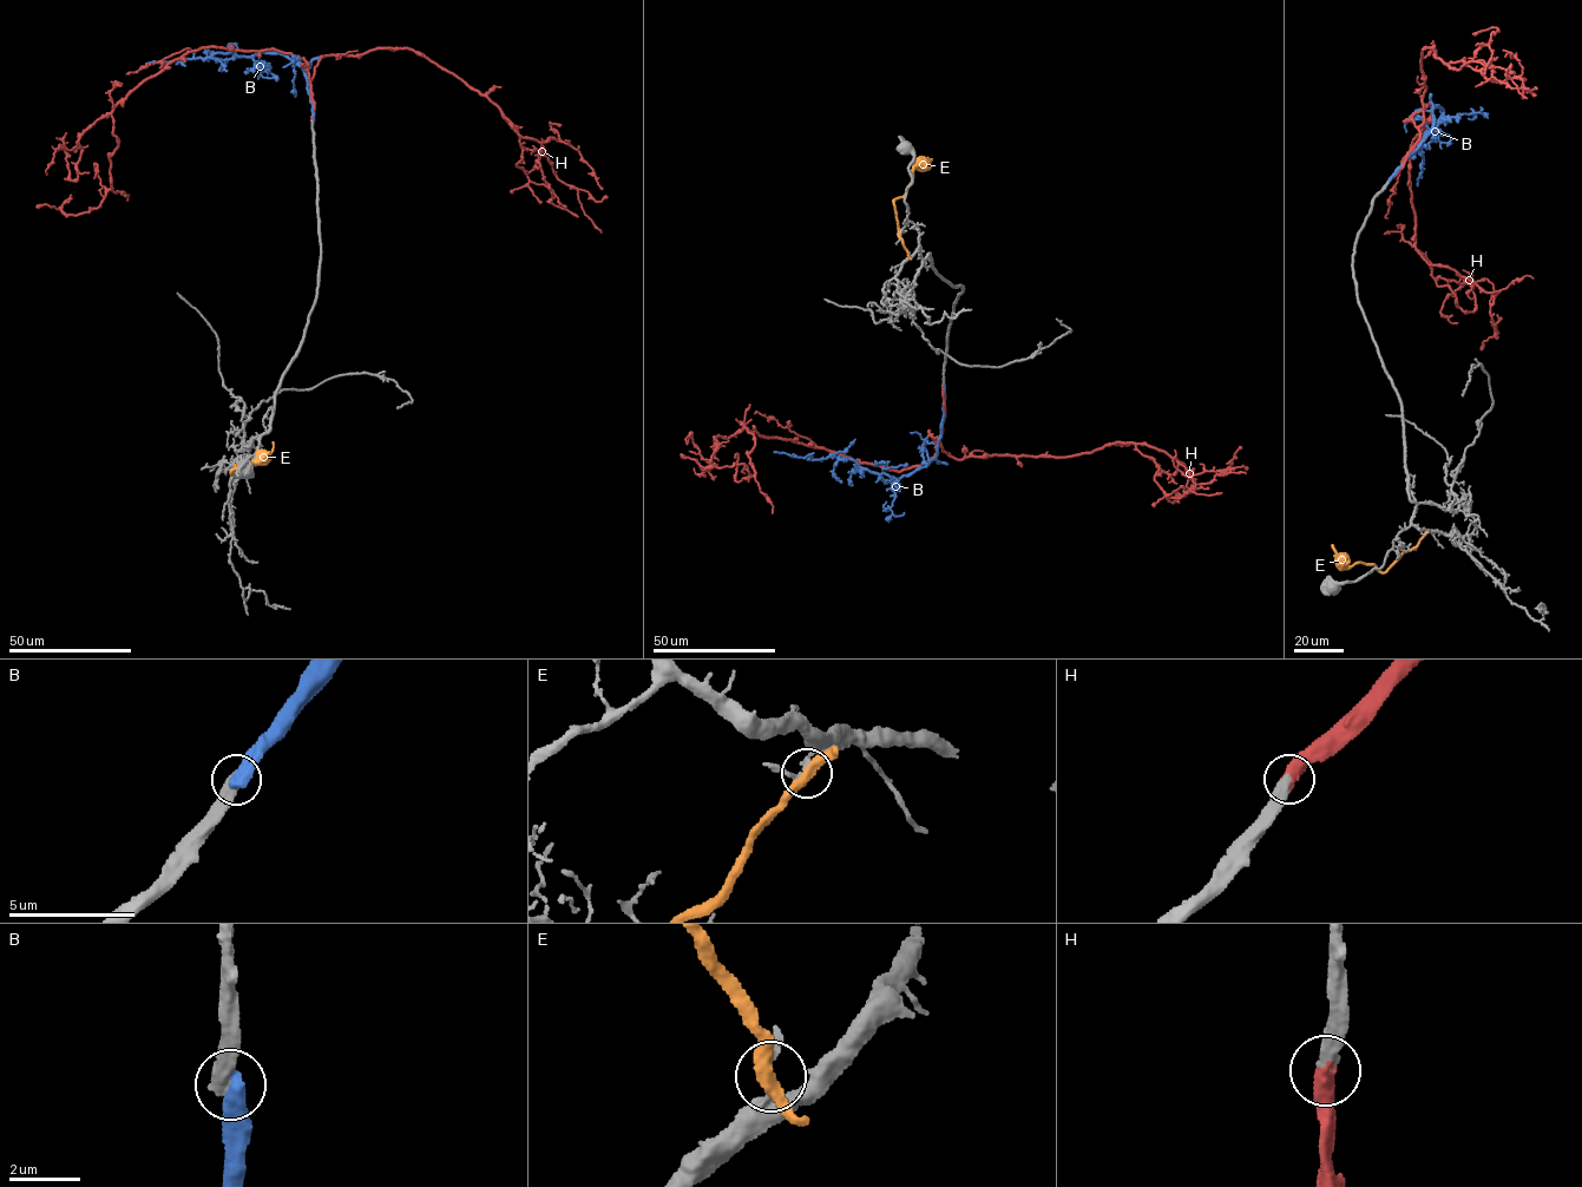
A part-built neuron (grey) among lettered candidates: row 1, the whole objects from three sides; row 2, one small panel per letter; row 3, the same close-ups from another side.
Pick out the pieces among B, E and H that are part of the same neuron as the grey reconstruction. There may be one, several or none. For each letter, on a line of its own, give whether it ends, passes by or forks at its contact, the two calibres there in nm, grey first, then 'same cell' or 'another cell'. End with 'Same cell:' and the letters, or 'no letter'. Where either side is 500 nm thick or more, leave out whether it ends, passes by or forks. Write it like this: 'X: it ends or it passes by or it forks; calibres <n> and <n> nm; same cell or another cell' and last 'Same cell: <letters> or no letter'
B: calibres 500 and 600 nm; another cell
E: it passes by; calibres 170 and 400 nm; another cell
H: it ends; calibres 440 and 480 nm; same cell
Same cell: H

